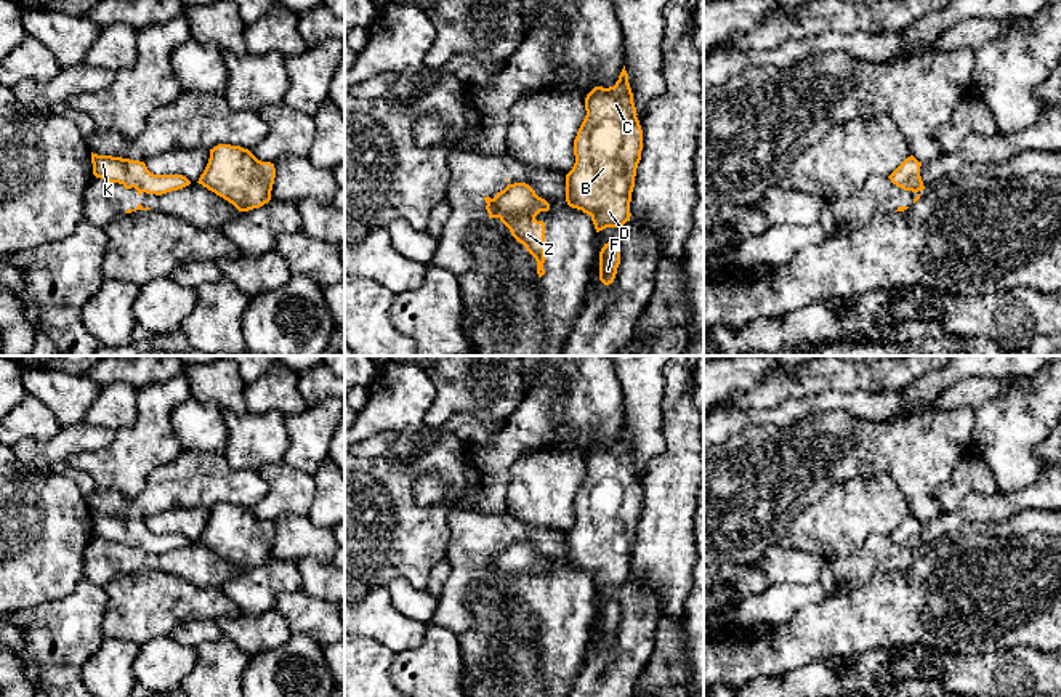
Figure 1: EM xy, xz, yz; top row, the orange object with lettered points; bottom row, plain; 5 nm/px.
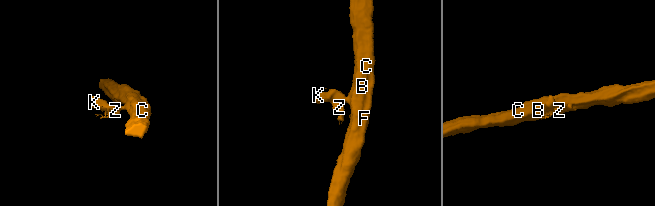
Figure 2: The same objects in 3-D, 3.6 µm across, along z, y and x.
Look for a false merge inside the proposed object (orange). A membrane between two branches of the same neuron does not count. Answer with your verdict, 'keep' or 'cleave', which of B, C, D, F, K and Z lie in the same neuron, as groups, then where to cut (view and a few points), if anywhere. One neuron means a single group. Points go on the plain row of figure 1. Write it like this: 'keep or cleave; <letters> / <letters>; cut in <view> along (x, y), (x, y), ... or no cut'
cleave; B C D F K / Z; cut in xz along (534, 574), (502, 572), (499, 576)

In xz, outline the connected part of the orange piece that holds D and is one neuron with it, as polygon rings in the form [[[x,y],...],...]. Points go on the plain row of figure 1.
[[[625,425],[614,445],[595,445],[574,498],[575,522],[566,534],[566,561],[591,575],[596,591],[630,580],[643,510],[643,489]]]

